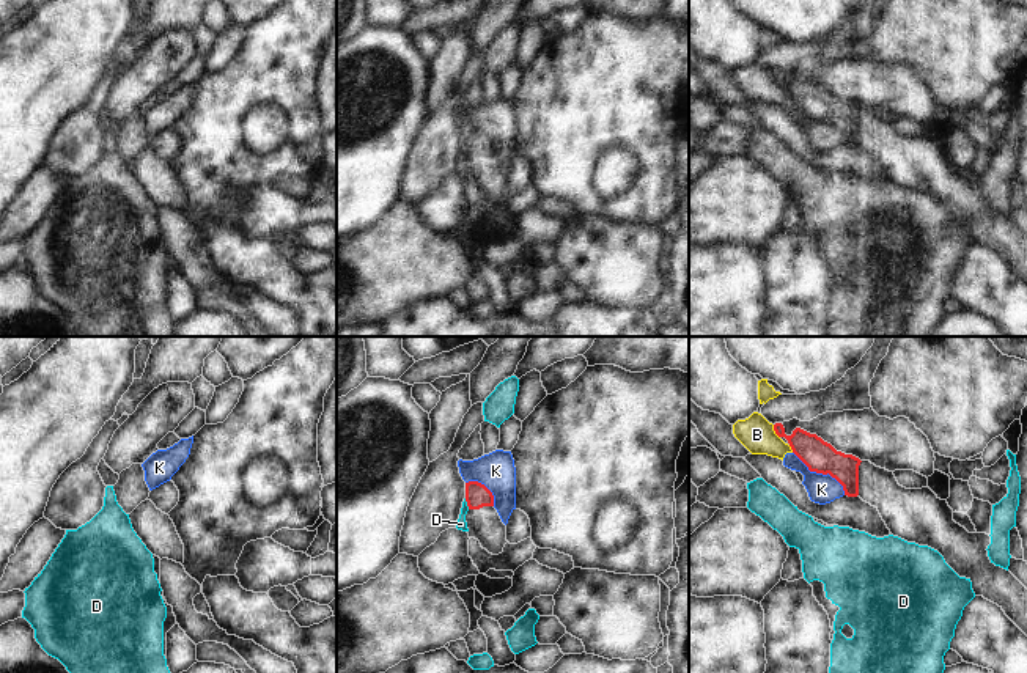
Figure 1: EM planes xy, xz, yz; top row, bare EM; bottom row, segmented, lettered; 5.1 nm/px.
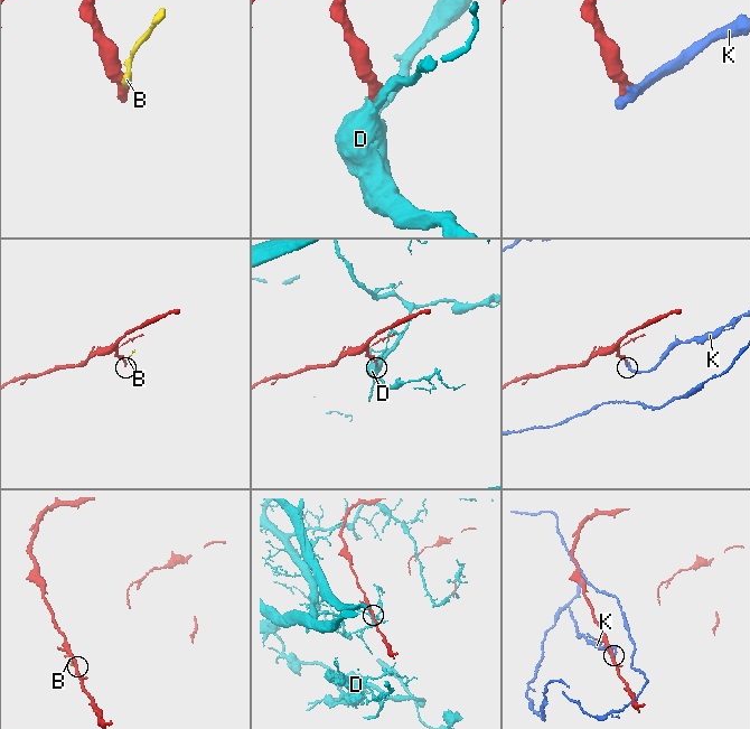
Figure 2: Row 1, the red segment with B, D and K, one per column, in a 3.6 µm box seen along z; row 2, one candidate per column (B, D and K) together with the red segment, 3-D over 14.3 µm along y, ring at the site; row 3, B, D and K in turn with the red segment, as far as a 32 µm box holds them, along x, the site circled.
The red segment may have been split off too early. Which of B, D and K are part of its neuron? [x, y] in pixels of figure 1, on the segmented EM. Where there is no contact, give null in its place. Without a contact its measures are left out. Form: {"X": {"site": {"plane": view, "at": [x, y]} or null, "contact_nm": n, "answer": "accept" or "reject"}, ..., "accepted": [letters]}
{"B": {"site": {"plane": "yz", "at": [774, 430]}, "contact_nm": 80, "answer": "reject"}, "D": {"site": {"plane": "xz", "at": [467, 503]}, "contact_nm": 60, "answer": "reject"}, "K": {"site": {"plane": "yz", "at": [821, 472]}, "contact_nm": 340, "answer": "reject"}, "accepted": []}

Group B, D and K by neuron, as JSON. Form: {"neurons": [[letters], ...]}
{"neurons": [["B", "K"], ["D"]]}

